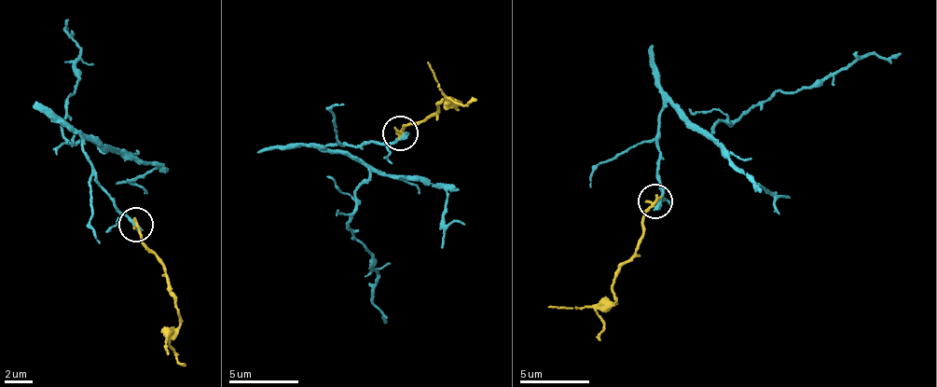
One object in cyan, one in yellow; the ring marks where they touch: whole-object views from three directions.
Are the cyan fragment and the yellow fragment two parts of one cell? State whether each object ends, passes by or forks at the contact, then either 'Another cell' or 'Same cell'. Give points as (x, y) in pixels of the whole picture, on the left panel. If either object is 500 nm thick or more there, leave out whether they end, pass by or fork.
At the ring cyan ends. At the ring yellow ends. Another cell

